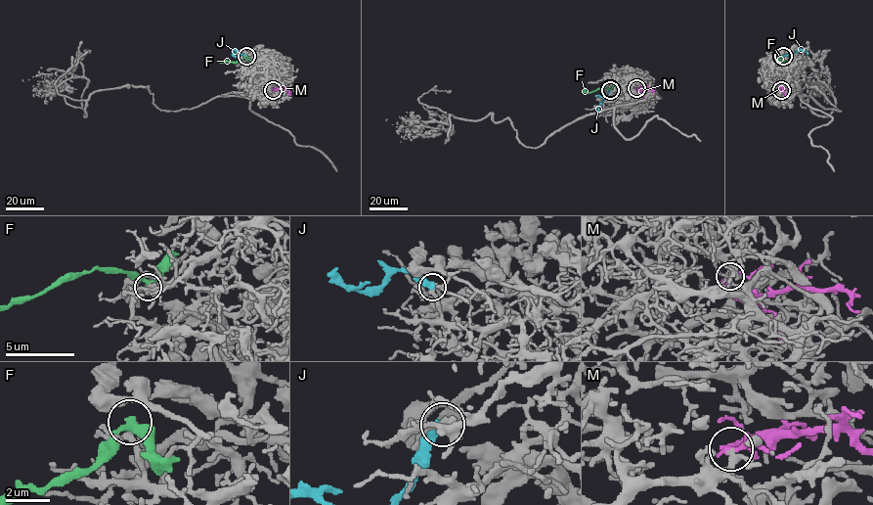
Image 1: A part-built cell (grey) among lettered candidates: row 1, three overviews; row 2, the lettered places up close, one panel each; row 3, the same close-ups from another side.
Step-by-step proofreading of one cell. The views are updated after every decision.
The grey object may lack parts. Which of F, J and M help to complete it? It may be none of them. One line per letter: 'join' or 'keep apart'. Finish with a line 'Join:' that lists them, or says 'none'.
F: keep apart
J: keep apart
M: join
Join: M

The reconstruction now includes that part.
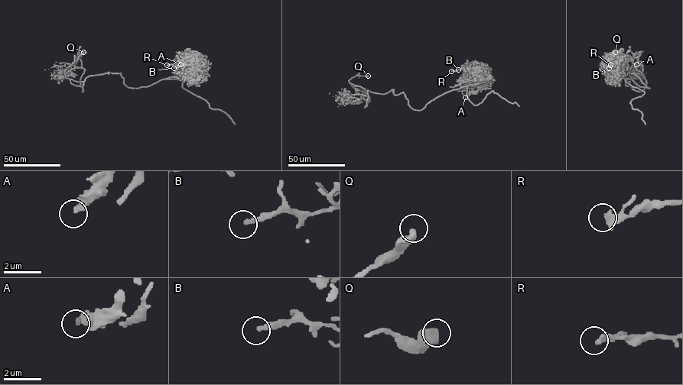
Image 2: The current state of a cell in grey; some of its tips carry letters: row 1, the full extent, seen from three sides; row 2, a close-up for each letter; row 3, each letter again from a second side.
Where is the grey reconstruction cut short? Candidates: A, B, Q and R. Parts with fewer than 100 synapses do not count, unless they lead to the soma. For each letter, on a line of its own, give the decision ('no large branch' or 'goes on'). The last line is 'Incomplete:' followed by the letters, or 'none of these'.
A: no large branch
B: no large branch
Q: no large branch
R: no large branch
Incomplete: none of these

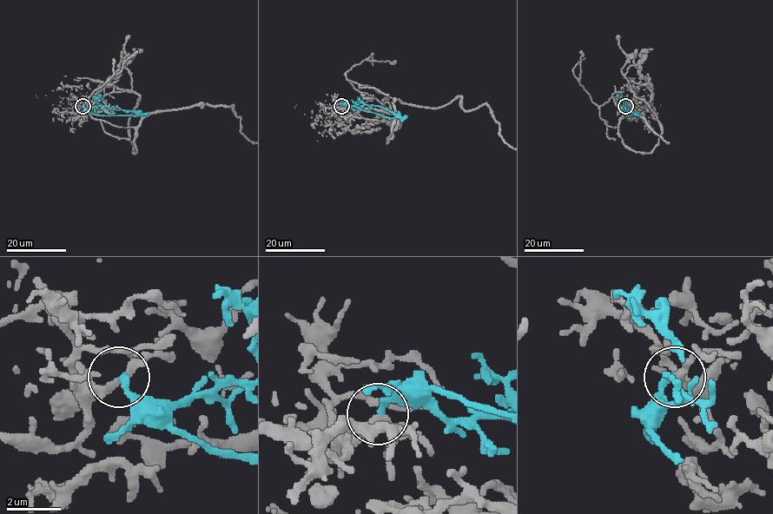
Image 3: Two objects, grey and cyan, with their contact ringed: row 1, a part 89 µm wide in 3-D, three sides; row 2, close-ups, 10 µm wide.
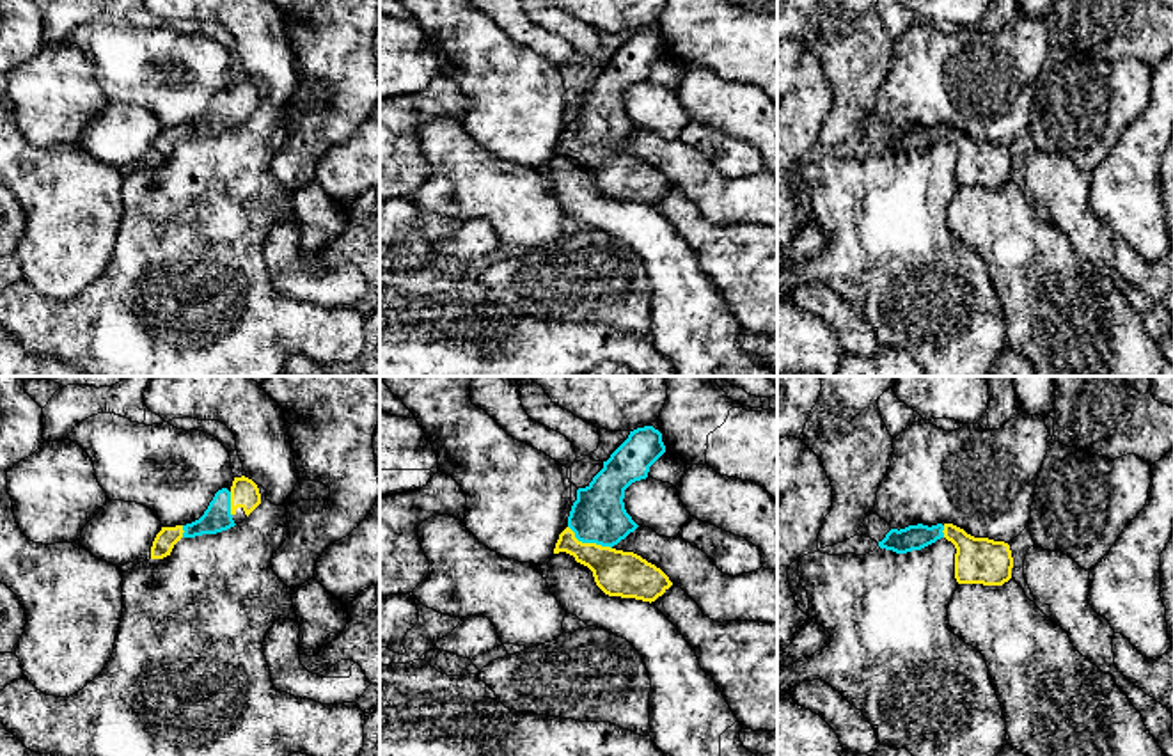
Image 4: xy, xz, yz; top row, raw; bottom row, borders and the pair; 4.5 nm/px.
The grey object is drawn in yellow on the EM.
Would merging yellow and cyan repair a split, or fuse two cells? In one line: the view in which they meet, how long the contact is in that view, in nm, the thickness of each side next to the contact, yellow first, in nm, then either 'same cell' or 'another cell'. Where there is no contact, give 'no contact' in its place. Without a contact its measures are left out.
xz | 220 nm | 200/240 nm | same cell

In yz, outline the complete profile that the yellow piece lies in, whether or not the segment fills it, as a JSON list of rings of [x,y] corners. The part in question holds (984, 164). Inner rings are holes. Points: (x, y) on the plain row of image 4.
[[[953,126],[937,128],[909,128],[905,131],[891,131],[880,151],[896,156],[921,153],[937,142],[946,140],[957,151],[955,181],[958,186],[1003,188],[1012,181],[1013,160],[1010,147],[988,140],[974,140]]]

